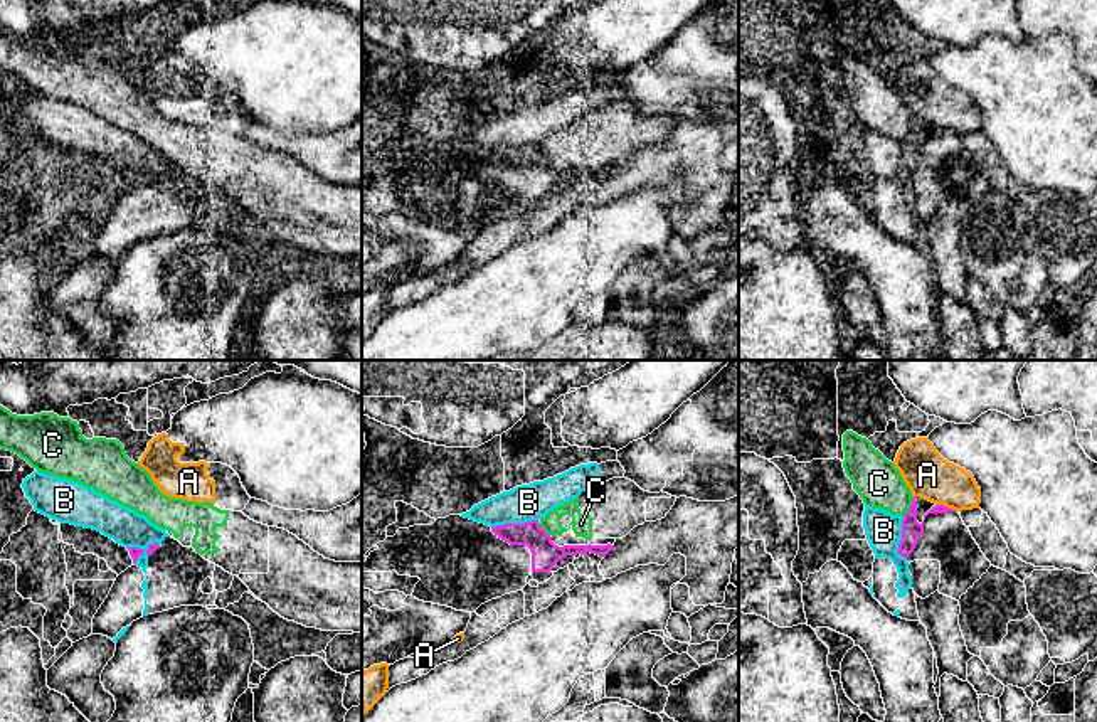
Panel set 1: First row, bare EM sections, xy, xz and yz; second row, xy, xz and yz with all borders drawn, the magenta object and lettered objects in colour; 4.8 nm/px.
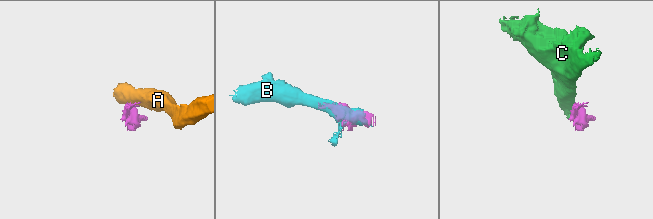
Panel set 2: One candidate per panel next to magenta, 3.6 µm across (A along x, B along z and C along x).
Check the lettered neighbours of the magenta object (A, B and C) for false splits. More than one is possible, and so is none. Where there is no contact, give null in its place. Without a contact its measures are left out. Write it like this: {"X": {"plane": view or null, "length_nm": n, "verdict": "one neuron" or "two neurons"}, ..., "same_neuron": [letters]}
{"A": {"plane": "yz", "length_nm": 110, "verdict": "two neurons"}, "B": {"plane": "xz", "length_nm": 220, "verdict": "two neurons"}, "C": {"plane": "yz", "length_nm": 110, "verdict": "two neurons"}, "same_neuron": []}

